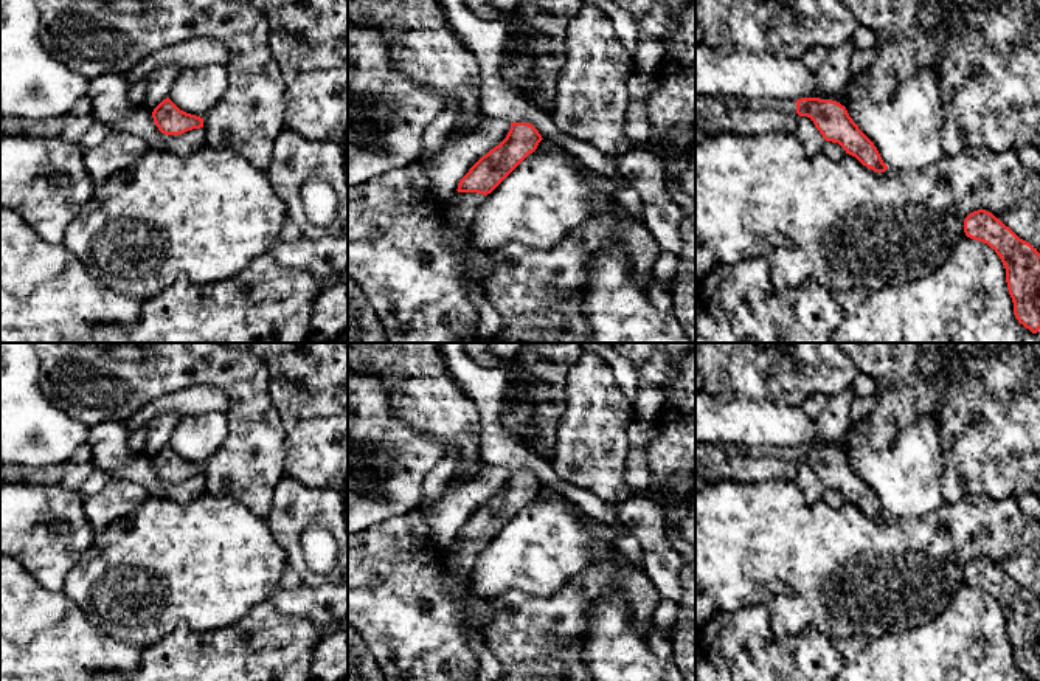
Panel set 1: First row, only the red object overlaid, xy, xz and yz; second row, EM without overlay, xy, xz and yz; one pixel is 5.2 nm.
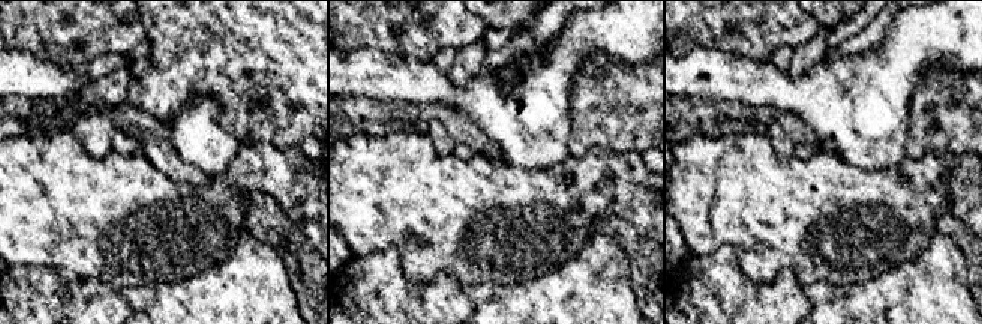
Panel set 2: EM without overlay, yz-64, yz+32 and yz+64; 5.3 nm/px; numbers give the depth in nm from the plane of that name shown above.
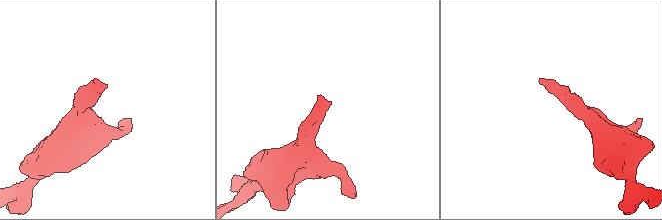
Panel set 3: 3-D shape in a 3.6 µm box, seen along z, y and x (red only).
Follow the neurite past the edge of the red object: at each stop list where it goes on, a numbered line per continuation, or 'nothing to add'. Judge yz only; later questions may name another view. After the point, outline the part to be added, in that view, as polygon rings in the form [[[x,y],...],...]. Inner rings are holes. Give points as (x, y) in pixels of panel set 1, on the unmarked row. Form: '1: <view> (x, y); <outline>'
1: yz (714, 463); [[[702,442],[695,445],[695,481],[705,484],[723,479],[736,482],[792,481],[798,467],[796,448],[793,447],[747,447],[733,442]]]

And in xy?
nothing to add

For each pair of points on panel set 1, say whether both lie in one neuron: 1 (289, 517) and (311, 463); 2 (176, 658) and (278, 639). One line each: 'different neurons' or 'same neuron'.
1: different neurons
2: same neuron

